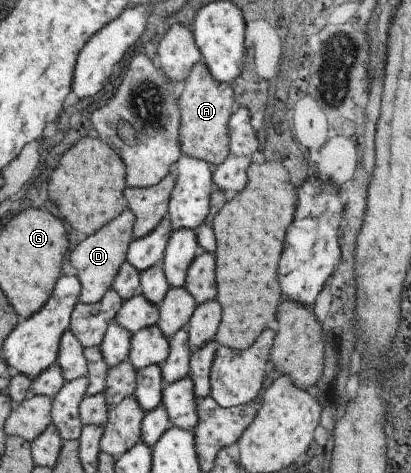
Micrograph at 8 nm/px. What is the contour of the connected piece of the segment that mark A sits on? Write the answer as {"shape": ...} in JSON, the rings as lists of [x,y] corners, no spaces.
{"shape":[[[198,62],[184,80],[182,94],[178,97],[180,116],[179,143],[182,154],[196,160],[204,160],[211,166],[224,162],[228,154],[228,116],[232,110],[232,88],[230,83],[216,82],[208,74],[206,66]]]}

